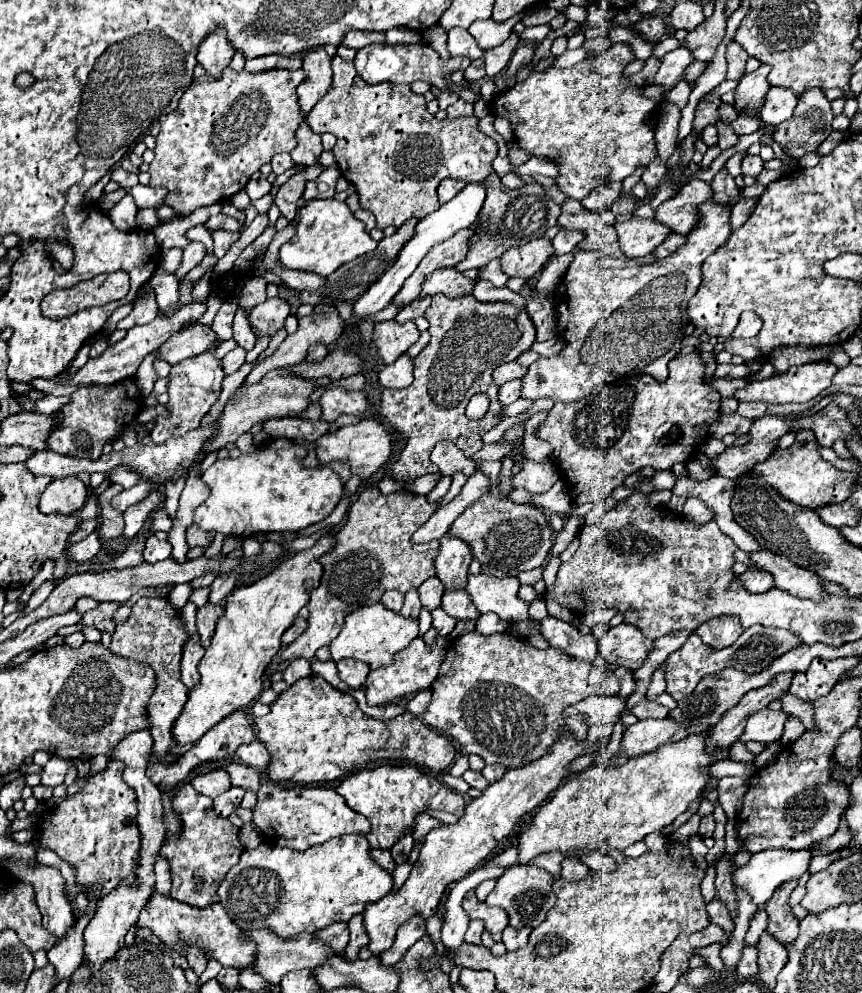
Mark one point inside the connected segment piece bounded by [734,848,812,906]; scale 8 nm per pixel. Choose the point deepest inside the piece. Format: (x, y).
(764, 872)

